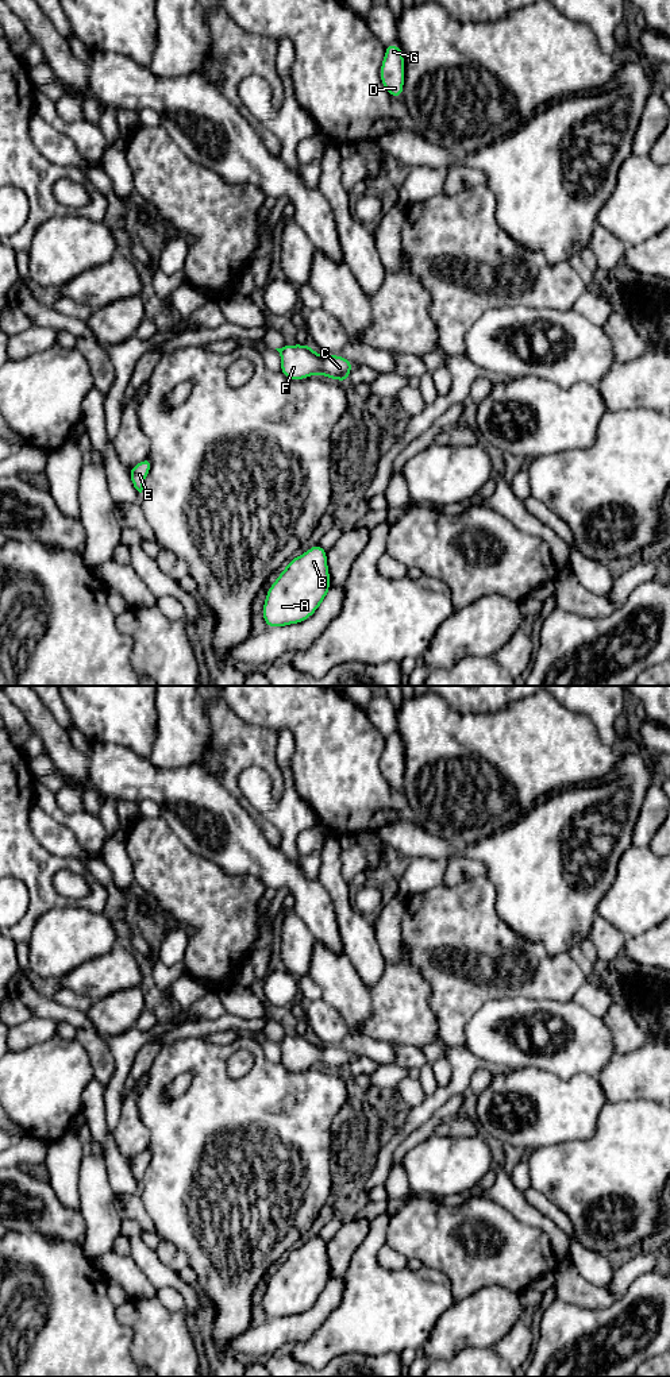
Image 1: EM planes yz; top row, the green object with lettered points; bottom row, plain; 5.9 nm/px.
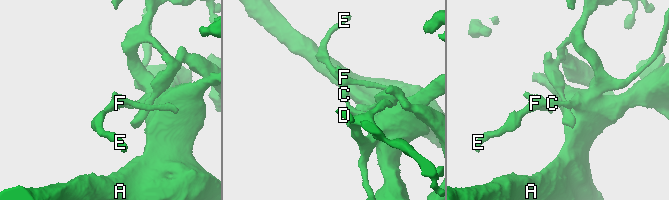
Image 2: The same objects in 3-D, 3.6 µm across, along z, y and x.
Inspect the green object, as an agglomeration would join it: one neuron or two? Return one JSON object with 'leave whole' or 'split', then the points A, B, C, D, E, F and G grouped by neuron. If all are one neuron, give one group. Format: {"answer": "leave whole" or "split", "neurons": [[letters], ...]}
{"answer": "split", "neurons": [["A", "B", "C", "D", "G"], ["E", "F"]]}

